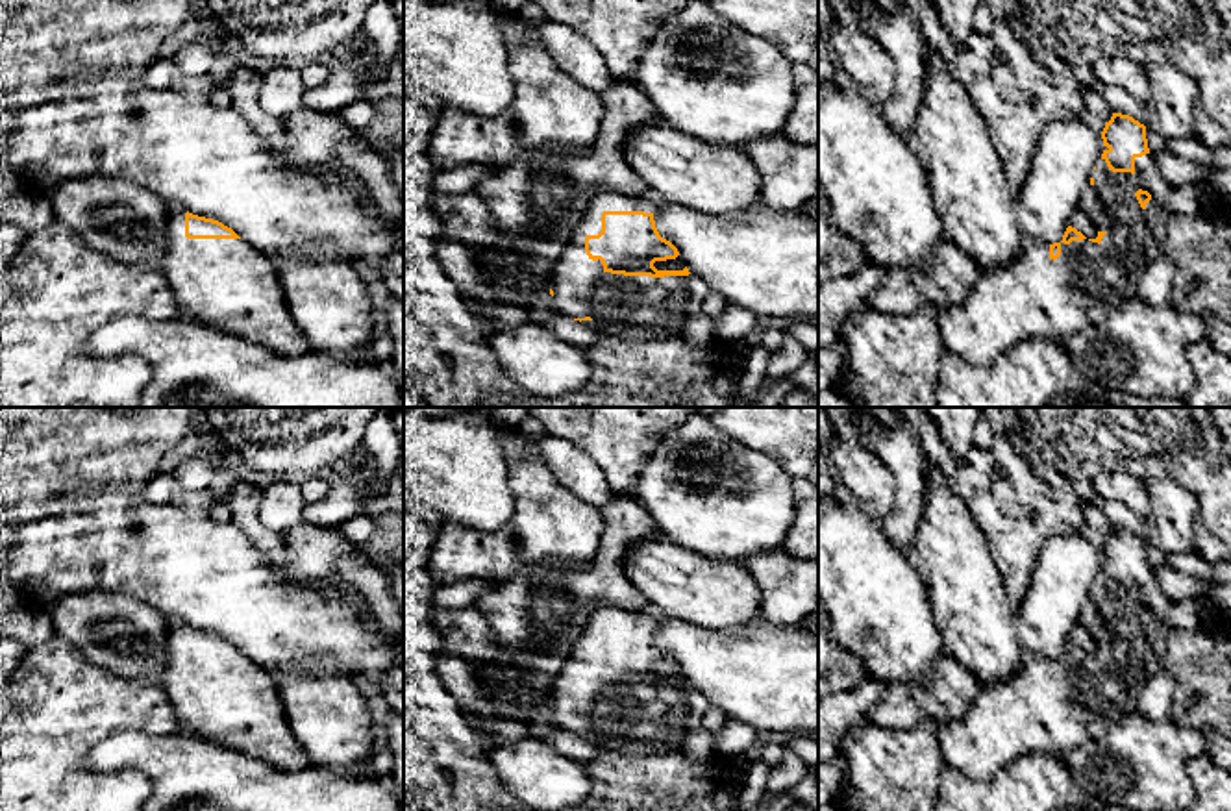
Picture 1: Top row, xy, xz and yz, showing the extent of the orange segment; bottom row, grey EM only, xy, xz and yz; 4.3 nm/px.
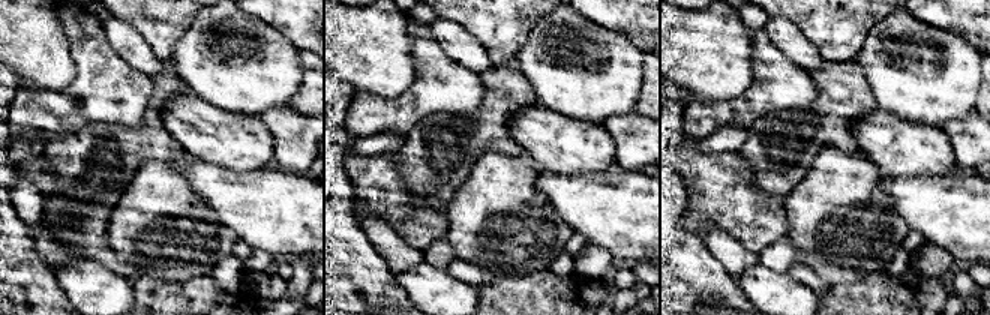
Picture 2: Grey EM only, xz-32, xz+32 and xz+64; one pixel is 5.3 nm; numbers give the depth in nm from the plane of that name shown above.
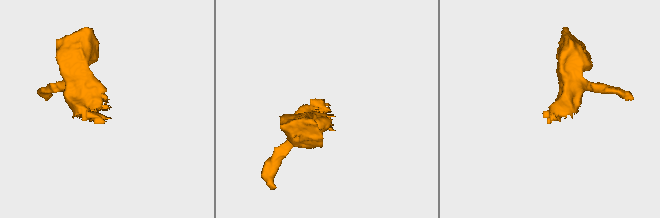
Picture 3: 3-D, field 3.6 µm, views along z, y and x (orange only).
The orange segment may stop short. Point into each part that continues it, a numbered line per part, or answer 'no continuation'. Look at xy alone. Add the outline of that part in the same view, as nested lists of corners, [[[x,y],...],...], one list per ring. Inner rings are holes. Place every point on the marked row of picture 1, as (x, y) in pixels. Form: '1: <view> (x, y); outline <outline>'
1: xy (226, 284); outline [[[168,204],[159,272],[187,318],[287,357],[309,352],[272,257],[242,239],[187,239],[185,213],[183,206]]]

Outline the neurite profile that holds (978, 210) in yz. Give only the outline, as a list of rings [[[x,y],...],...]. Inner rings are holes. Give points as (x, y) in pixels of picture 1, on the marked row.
[[[927,44],[924,102],[907,146],[924,165],[944,237],[983,270],[1013,263],[1024,248],[1018,194],[1009,187],[990,131],[939,50]]]

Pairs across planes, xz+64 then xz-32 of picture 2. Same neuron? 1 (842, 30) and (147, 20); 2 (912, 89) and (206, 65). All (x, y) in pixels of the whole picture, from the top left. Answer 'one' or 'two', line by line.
1: one
2: one

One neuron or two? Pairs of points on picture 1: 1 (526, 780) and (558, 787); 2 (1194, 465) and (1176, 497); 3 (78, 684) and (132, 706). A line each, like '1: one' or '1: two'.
1: one
2: two
3: one

